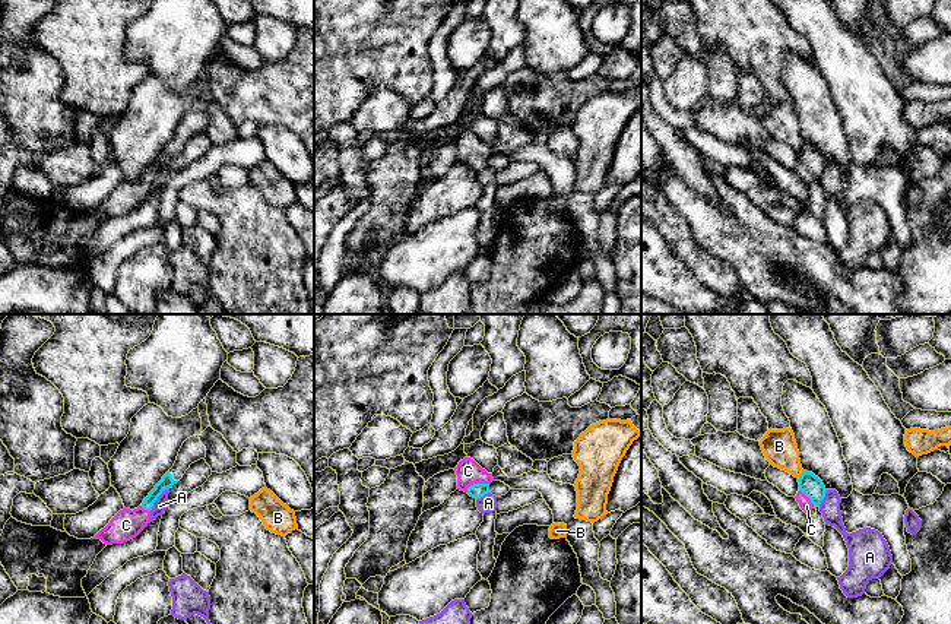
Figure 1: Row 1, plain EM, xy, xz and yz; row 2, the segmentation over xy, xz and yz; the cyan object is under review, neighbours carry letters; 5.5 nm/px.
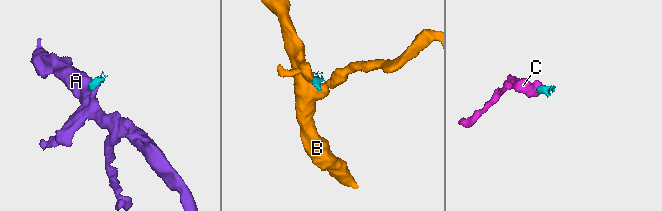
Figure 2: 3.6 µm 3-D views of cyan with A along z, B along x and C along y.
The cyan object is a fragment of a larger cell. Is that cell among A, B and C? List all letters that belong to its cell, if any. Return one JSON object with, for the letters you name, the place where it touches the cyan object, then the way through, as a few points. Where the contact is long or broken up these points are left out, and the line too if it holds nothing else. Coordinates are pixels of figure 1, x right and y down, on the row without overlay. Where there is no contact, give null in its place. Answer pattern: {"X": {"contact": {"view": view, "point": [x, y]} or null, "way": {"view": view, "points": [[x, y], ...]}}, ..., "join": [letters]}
{"C": {"contact": {"view": "xz", "point": [476, 157]}, "way": {"view": "xz", "points": [[476, 162], [476, 157], [468, 143]]}}, "join": ["C"]}

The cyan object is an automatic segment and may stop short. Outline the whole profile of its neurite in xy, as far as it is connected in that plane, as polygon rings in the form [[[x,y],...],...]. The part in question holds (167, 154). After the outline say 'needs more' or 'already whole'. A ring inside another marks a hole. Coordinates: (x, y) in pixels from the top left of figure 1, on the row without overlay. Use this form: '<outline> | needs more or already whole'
[[[199,108],[187,111],[177,129],[174,139],[162,149],[143,175],[134,181],[120,183],[110,196],[91,212],[101,212],[107,218],[123,216],[136,210],[149,196],[150,183],[158,170],[177,156],[191,136],[206,130],[206,120]]] | needs more

